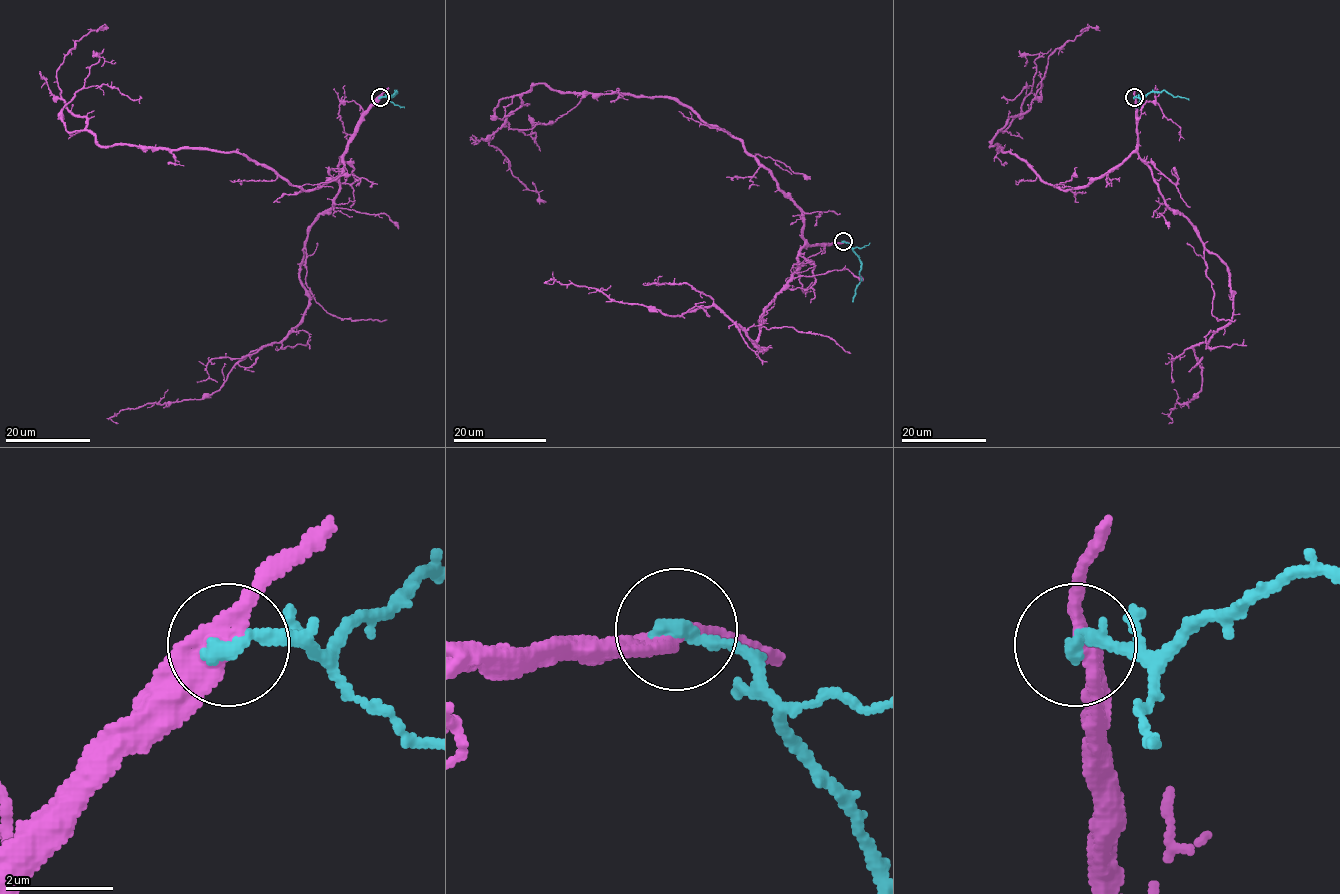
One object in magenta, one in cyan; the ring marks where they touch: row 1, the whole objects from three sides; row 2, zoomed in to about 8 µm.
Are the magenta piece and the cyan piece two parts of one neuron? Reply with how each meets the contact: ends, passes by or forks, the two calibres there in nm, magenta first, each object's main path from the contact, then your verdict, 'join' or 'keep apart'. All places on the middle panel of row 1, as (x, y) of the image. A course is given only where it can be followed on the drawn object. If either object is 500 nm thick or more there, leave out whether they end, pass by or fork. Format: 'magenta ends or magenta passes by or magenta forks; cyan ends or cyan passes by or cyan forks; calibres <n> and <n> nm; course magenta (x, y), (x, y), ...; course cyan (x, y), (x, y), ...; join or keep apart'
magenta passes by; cyan ends; calibres 340 and 320 nm; course magenta (843, 241), (809, 245), (802, 212), (776, 179), (723, 129), (672, 99), (532, 86), (489, 144), (545, 202); course cyan (843, 241), (850, 245), (860, 262), (860, 282), (852, 302); keep apart

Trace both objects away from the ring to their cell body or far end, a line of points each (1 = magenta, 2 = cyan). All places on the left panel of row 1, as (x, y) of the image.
1: (380, 97), (343, 171), (310, 190), (238, 152), (102, 146), (67, 108), (57, 71), (75, 42), (108, 28)
2: (380, 97), (387, 97), (395, 90), (396, 93), (388, 100)

